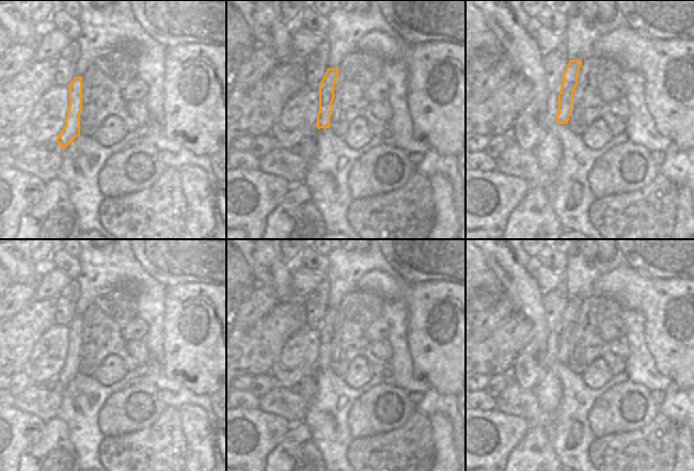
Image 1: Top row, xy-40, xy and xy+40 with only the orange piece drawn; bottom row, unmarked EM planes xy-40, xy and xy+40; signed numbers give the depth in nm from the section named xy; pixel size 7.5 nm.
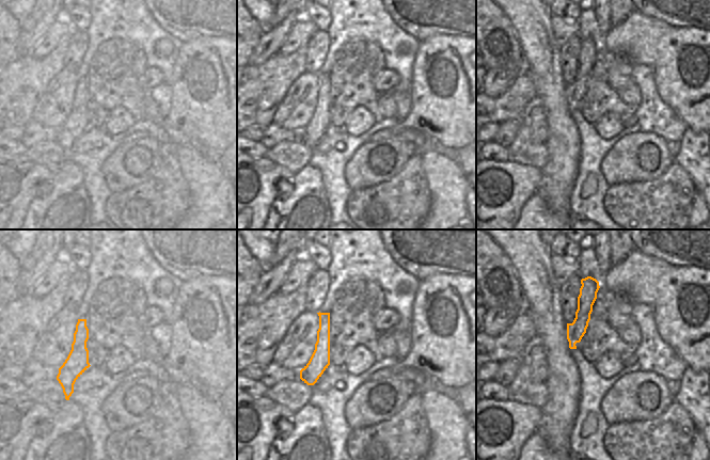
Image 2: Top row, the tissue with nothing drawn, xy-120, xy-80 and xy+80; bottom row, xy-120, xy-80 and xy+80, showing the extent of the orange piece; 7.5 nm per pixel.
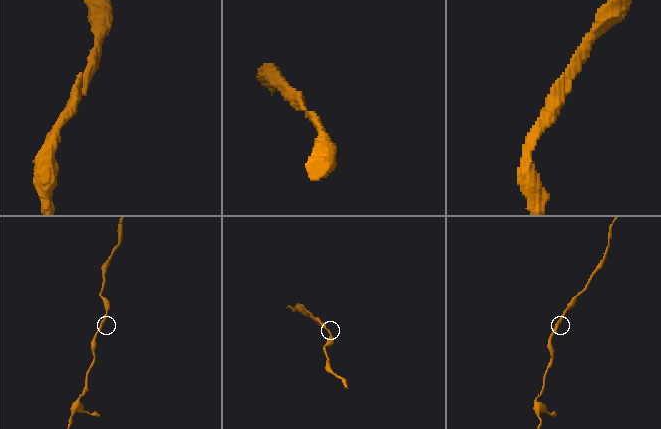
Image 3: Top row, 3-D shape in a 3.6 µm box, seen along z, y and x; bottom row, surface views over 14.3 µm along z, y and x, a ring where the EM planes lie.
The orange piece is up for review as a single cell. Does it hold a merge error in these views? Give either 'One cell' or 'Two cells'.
One cell.

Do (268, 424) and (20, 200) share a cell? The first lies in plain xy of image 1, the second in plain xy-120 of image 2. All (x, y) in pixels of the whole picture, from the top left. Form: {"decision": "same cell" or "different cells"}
{"decision": "same cell"}

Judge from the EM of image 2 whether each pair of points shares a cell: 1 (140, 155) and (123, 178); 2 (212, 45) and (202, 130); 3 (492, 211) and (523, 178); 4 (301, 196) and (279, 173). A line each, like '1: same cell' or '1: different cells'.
1: same cell
2: same cell
3: same cell
4: different cells

